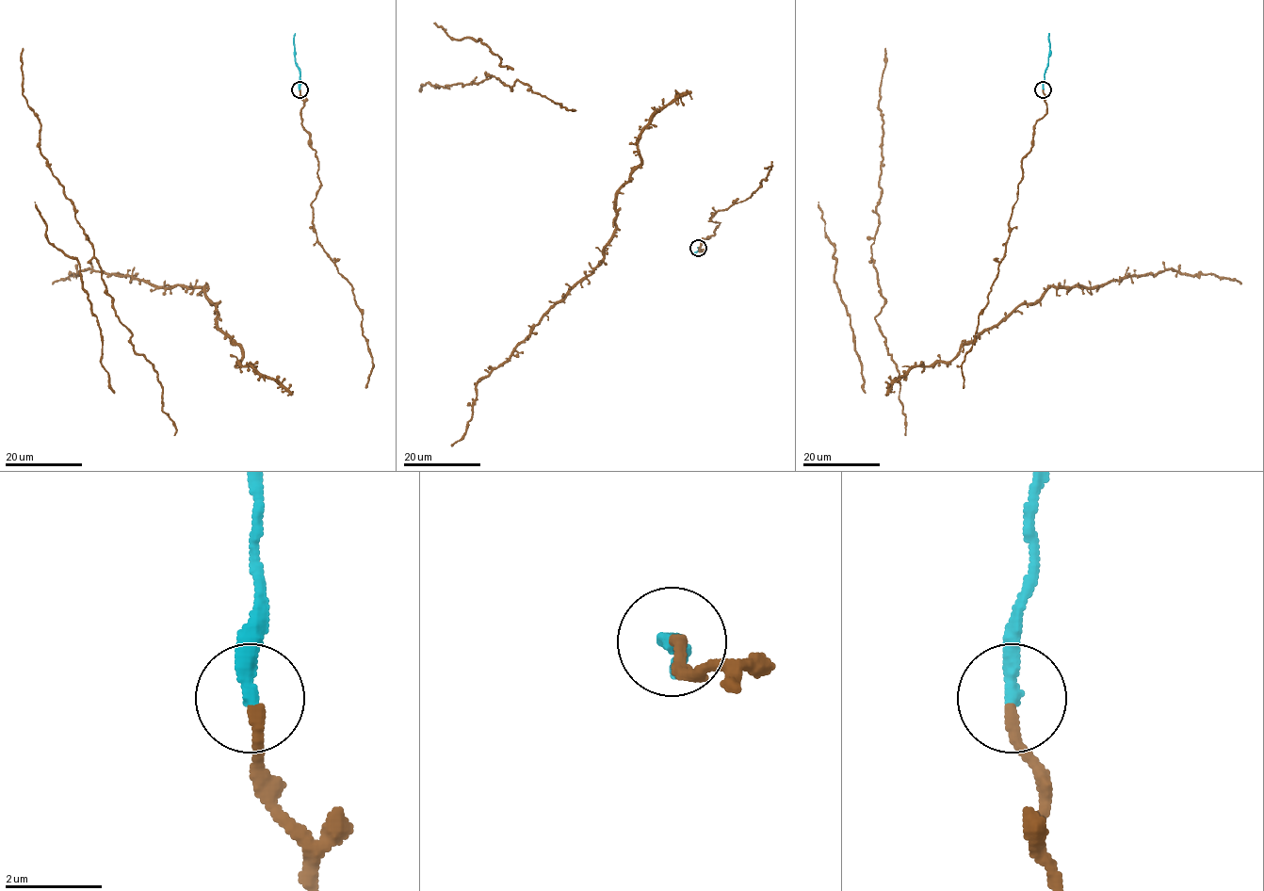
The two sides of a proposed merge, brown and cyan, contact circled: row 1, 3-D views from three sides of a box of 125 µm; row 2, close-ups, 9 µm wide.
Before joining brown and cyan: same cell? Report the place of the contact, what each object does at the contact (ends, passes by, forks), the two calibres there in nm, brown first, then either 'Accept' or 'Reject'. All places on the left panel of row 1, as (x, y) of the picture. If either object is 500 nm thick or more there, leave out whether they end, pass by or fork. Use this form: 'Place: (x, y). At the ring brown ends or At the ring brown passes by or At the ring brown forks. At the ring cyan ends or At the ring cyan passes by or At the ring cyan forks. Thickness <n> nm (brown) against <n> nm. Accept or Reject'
Place: (299, 89). At the ring brown ends. At the ring cyan ends. Thickness 240 nm (brown) against 340 nm. Accept

